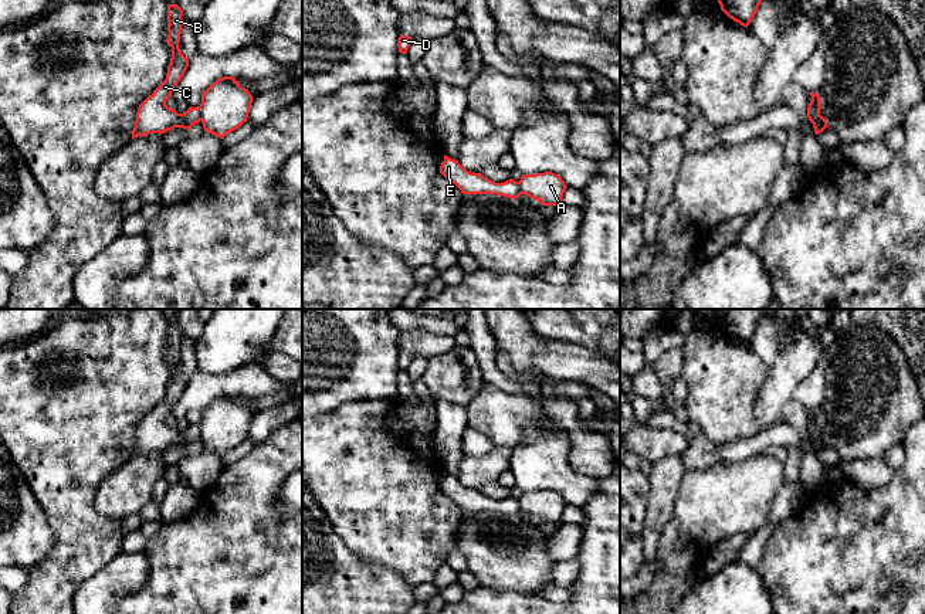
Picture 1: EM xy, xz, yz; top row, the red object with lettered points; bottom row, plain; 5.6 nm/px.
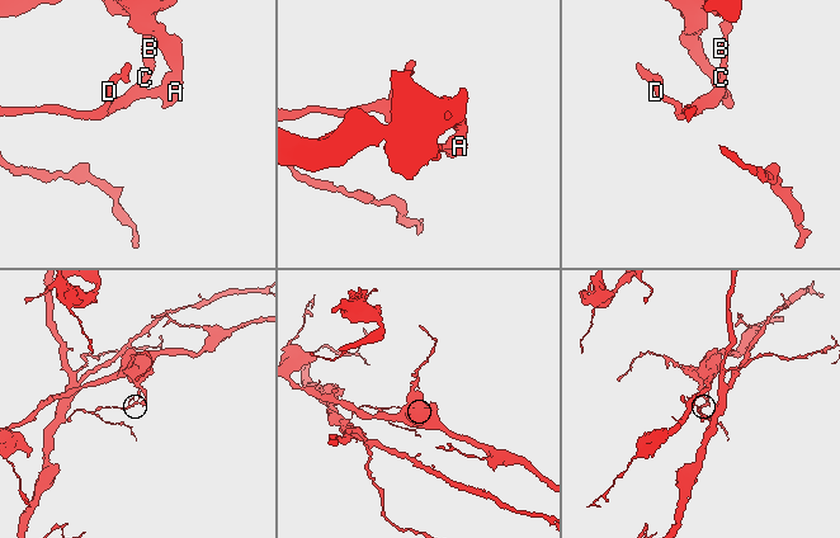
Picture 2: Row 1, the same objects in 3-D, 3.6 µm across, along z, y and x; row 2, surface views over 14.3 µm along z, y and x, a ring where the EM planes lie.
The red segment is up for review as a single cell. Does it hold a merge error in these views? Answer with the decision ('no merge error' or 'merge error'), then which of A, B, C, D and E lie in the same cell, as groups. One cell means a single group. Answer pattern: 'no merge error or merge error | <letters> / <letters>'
merge error | A / B C D E

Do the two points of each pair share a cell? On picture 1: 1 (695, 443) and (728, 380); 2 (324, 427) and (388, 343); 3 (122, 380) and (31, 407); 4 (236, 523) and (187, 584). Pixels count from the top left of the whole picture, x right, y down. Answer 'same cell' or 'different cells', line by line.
1: different cells
2: different cells
3: same cell
4: same cell

